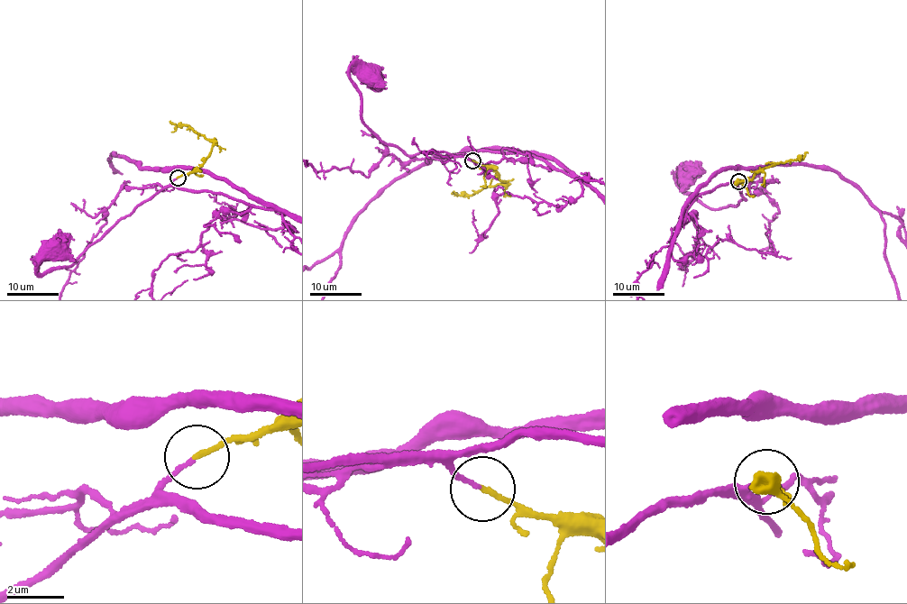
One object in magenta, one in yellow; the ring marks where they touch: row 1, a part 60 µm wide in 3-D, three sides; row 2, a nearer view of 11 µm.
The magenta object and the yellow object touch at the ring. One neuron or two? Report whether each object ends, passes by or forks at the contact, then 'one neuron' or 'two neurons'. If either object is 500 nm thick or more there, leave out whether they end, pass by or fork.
magenta ends there; yellow ends there; one neuron

